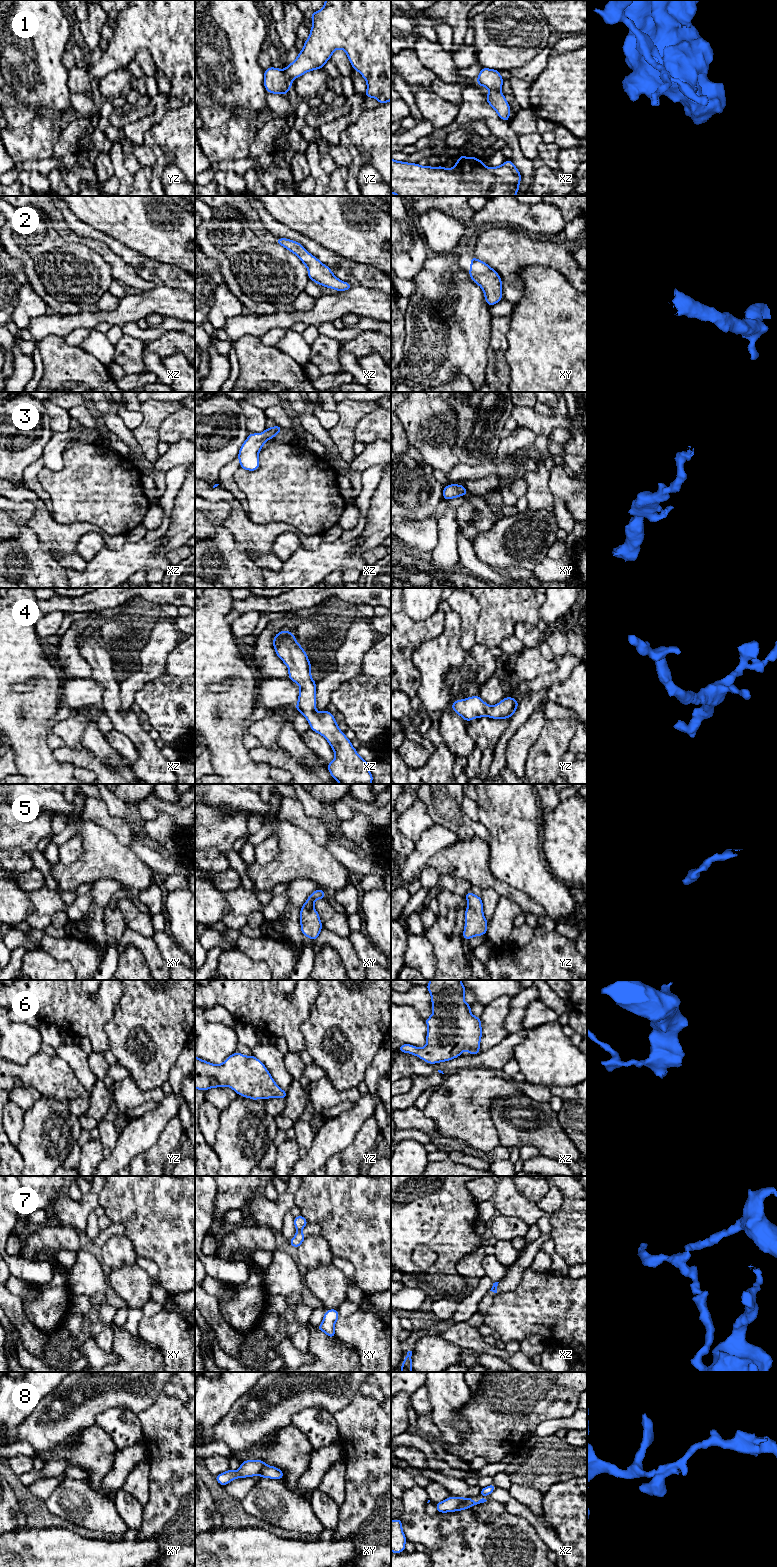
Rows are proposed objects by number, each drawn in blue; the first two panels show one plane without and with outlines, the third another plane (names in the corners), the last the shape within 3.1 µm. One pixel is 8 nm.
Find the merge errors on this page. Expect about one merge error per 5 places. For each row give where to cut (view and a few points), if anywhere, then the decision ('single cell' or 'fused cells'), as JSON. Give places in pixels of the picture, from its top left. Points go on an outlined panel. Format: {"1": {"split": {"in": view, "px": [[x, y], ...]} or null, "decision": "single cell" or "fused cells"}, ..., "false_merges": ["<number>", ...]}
{"1": {"split": {"in": "yz", "px": [[284, 70], [284, 73], [291, 80]]}, "decision": "fused cells"}, "2": {"split": null, "decision": "single cell"}, "3": {"split": null, "decision": "single cell"}, "4": {"split": null, "decision": "single cell"}, "5": {"split": null, "decision": "single cell"}, "6": {"split": null, "decision": "single cell"}, "7": {"split": {"in": "xy", "px": [[297, 1229], [300, 1230]]}, "decision": "fused cells"}, "8": {"split": {"in": "xz", "px": [[470, 1497], [454, 1510]]}, "decision": "fused cells"}, "false_merges": ["1", "7", "8"]}

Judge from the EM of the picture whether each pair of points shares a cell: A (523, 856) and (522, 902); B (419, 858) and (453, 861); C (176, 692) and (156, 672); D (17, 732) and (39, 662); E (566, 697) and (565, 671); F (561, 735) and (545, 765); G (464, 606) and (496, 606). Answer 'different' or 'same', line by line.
A: different
B: different
C: different
D: same
E: different
F: same
G: different

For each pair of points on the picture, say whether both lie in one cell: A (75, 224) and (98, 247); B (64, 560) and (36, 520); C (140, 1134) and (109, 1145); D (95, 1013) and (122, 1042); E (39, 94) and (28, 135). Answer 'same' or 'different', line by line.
A: different
B: same
C: different
D: different
E: different

